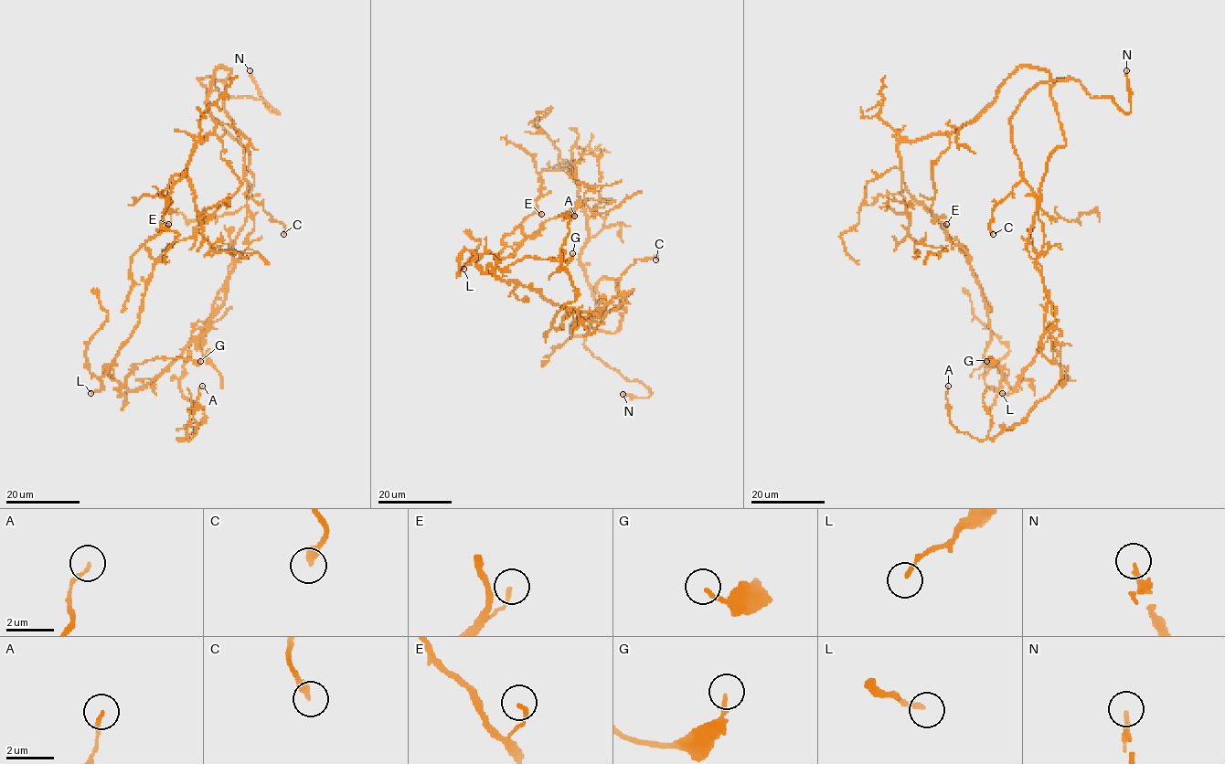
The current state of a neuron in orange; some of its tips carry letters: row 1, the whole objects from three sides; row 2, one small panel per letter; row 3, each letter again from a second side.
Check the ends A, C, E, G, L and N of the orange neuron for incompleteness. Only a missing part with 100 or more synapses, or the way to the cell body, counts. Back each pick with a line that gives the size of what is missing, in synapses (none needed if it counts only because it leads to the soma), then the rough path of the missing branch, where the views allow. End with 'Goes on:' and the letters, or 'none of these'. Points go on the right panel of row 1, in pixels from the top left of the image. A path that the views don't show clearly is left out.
Goes on: N

